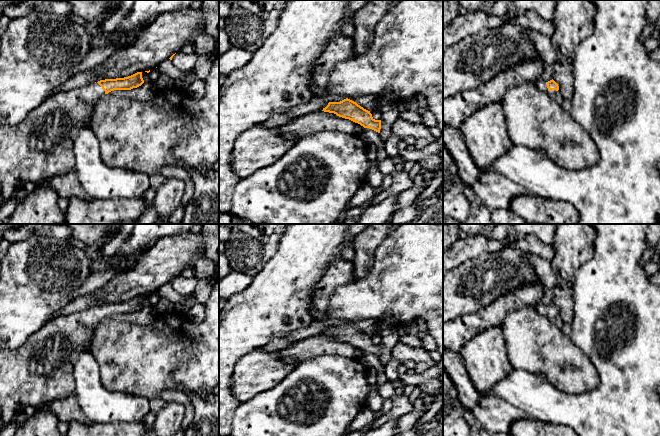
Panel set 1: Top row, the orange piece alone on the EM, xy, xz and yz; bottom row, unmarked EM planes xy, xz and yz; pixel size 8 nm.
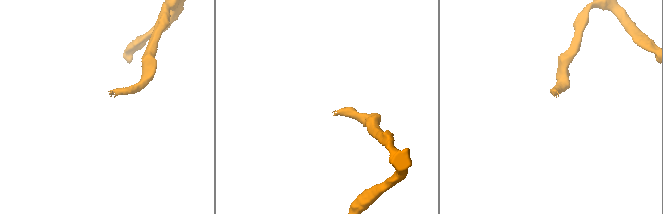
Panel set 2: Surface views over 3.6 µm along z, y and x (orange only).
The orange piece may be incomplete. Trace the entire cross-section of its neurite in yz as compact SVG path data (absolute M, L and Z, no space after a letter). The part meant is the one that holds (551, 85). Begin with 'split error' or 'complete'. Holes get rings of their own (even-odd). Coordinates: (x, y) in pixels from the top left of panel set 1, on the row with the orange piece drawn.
split error; M539 79L536 82L536 86L539 90L548 92L551 95L555 95L555 93L559 90L558 84L552 79L548 82L545 82L542 79Z

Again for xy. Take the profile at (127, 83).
split error; M137 72L131 76L124 77L124 78L100 80L90 85L86 85L80 88L69 90L69 91L58 92L55 95L50 96L44 103L40 104L38 107L32 110L24 121L22 121L21 123L17 125L11 126L11 125L3 125L0 123L0 185L2 187L0 195L2 197L3 204L14 194L16 190L18 190L19 188L22 188L24 184L27 182L32 182L36 186L39 186L49 181L54 176L58 176L70 170L73 170L75 168L75 159L74 159L74 152L73 152L74 143L70 137L70 133L73 126L76 124L81 124L82 127L89 126L89 123L94 113L95 104L99 100L99 98L102 97L103 95L108 94L109 92L114 91L114 90L131 90L133 88L137 88L141 86L143 83L144 83L144 80L142 78L142 72Z

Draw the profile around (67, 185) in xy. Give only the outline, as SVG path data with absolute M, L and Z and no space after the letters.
M70 170L64 174L54 176L49 181L49 186L57 192L59 197L69 199L76 197L87 199L87 194L81 186L76 171Z

